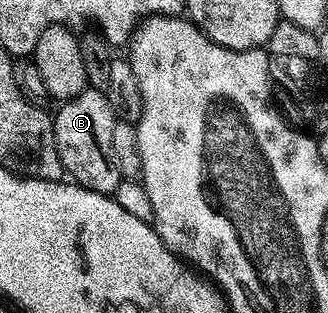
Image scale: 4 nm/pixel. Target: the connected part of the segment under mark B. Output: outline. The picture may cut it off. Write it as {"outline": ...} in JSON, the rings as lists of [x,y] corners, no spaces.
{"outline":[[[87,88],[71,100],[60,103],[52,115],[55,144],[66,175],[76,185],[100,194],[112,195],[123,181],[111,165],[111,135],[118,122],[103,90]]]}

